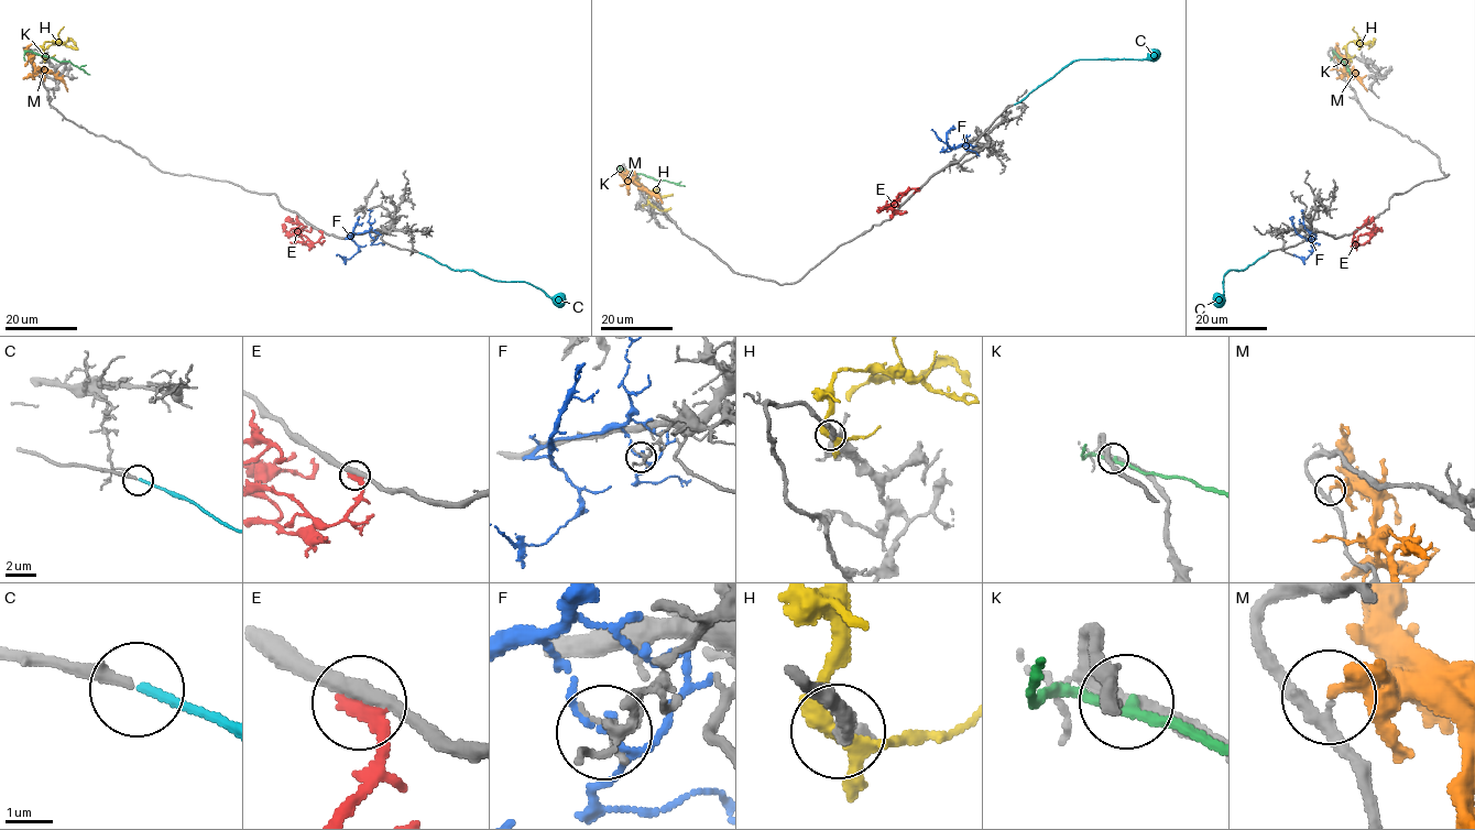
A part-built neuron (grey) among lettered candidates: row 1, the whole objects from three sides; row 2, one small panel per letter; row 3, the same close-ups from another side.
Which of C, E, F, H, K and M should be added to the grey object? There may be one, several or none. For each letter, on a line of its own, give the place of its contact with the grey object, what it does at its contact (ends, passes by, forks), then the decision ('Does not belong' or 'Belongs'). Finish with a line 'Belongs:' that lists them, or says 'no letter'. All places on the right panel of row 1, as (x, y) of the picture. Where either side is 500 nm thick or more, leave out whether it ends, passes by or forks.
C: Touches grey at (1268, 252). It ends there. Belongs
E: Touches grey at (1355, 231). It ends there. Does not belong
F: Touches grey at (1310, 238). It forks there. Does not belong
H: Touches grey at (1348, 57). It forks there. Does not belong
K: Touches grey at (1333, 51). It passes by. Does not belong
M: Touches grey at (1333, 57). It ends there. Does not belong
Belongs: C

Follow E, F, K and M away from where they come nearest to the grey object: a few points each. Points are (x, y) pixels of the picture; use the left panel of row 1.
E: (320, 231), (321, 236), (312, 242), (304, 236), (291, 233), (299, 225), (285, 218)
F: (372, 238), (368, 231), (356, 233), (349, 237), (358, 251), (349, 259), (336, 255)
K: (31, 51), (59, 62), (70, 62), (89, 74)
M: (30, 58), (43, 73), (51, 72), (59, 79), (67, 91)

